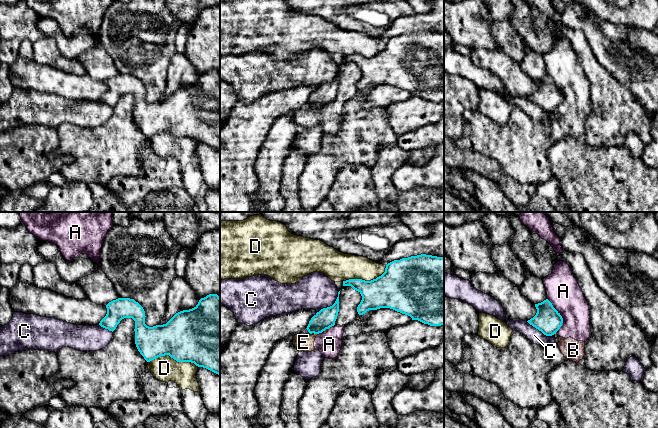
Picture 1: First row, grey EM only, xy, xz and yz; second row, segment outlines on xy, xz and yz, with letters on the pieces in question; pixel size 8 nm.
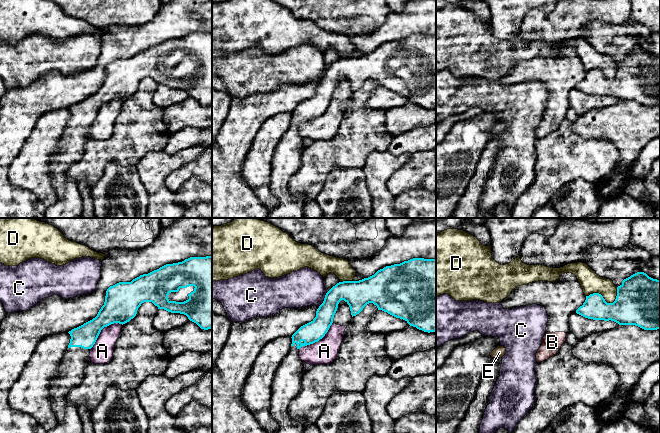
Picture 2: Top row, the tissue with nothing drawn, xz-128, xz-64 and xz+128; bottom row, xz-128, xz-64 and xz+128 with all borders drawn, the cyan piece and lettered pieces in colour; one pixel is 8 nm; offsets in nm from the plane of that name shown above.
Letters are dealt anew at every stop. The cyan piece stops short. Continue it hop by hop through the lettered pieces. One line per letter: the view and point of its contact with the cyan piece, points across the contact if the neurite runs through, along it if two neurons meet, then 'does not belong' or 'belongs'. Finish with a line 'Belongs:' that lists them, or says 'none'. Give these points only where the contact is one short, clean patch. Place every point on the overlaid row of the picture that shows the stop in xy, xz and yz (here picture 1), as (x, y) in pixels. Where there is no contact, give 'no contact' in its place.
A: meets cyan in yz at (559, 314); does not belong
B: meets cyan in yz at (556, 331); border along yz (557, 330), (555, 333); does not belong
C: meets cyan in xz at (332, 305); border along xz (339, 291), (336, 300), (331, 305), (323, 307), (317, 312); does not belong
D: meets cyan in xy at (173, 358); does not belong
E: meets cyan in xz at (316, 333); border along xz (314, 333), (317, 334); does not belong
Belongs: none

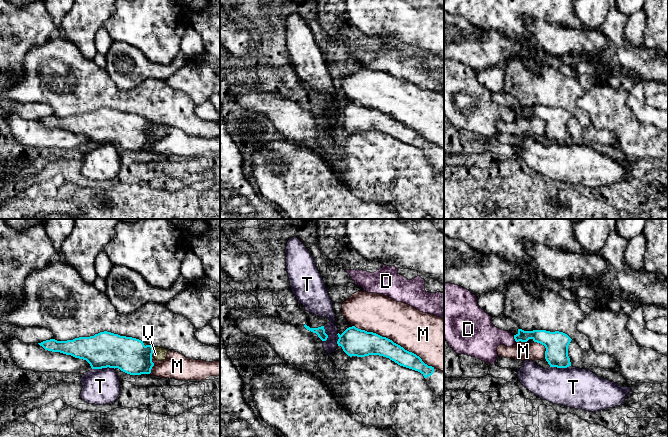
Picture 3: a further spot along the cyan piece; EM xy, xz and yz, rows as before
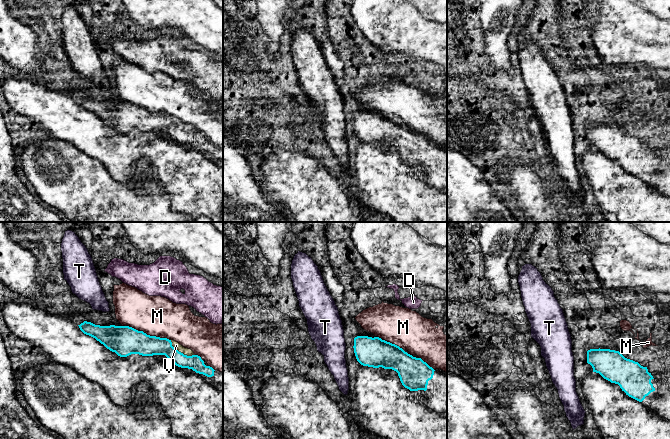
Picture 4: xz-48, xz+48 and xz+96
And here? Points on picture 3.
D: meets cyan in yz at (514, 338); does not belong
M: meets cyan in xz at (393, 342); does not belong
T: meets cyan in xy at (103, 367); border along xy (114, 368), (92, 369); does not belong
V: meets cyan in xy at (152, 351); belongs
Belongs: V

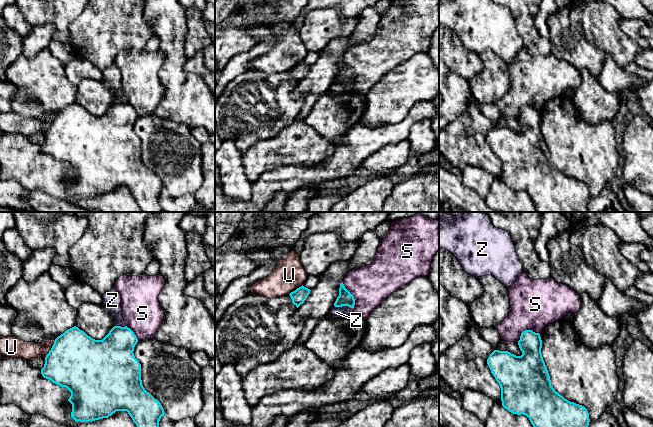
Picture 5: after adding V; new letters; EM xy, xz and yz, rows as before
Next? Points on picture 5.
S: meets cyan in yz at (526, 330); border along yz (539, 333), (524, 330), (517, 341); does not belong
U: meets cyan in xy at (51, 349); border along xy (55, 340), (51, 349), (44, 357); does not belong
Z: meets cyan in xz at (343, 305); border along xz (334, 305), (349, 306), (352, 309); does not belong
Belongs: none

